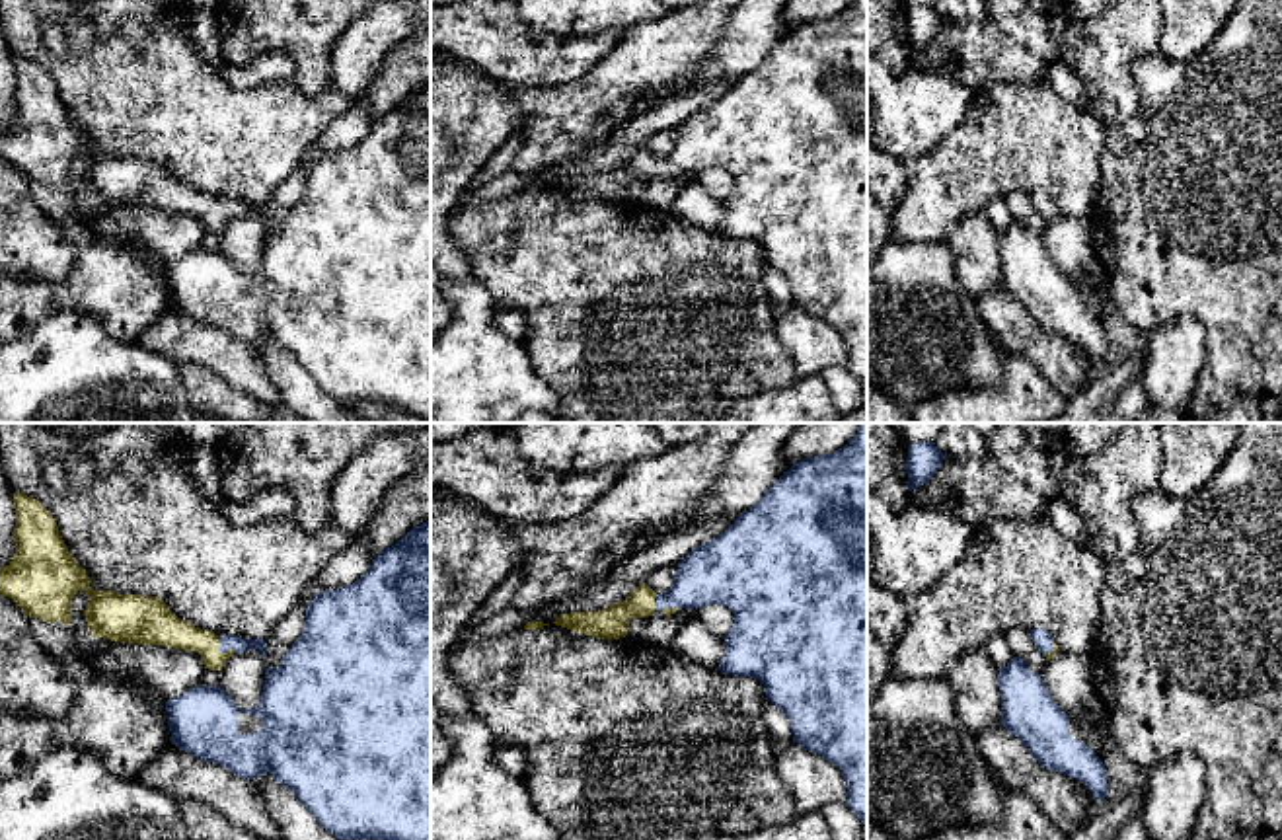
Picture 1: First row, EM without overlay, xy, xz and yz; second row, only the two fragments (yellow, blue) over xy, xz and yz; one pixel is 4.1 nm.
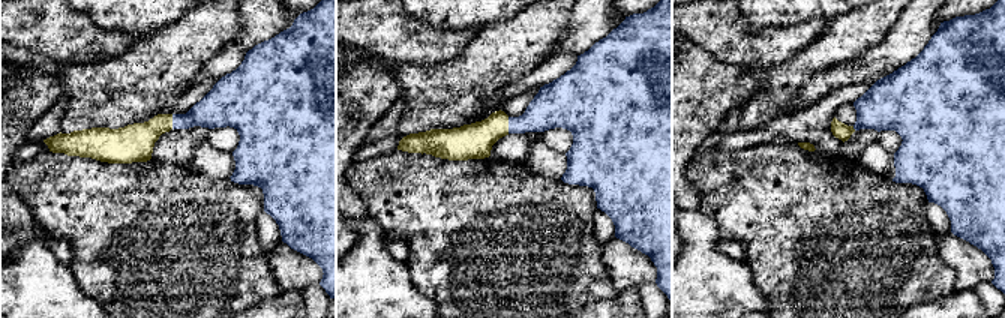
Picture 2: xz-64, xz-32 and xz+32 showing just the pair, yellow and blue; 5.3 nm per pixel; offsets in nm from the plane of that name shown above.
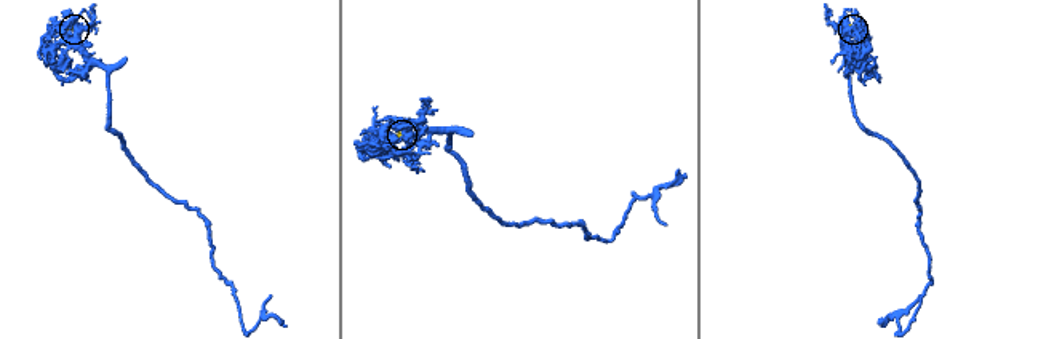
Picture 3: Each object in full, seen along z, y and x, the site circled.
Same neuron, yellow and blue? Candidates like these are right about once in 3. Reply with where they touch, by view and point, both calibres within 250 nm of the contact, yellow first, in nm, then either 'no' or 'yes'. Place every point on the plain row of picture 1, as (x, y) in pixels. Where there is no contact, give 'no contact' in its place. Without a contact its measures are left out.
xz (661, 176) | 130/240 nm | yes

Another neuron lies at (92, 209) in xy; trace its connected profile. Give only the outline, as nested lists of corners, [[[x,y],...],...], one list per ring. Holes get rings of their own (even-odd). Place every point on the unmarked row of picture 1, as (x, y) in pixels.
[[[78,154],[72,162],[72,197],[76,209],[88,216],[88,218],[97,218],[99,214],[107,212],[115,205],[103,203],[103,201],[92,201],[90,191],[84,179],[84,173],[90,166],[90,160],[84,154]]]

